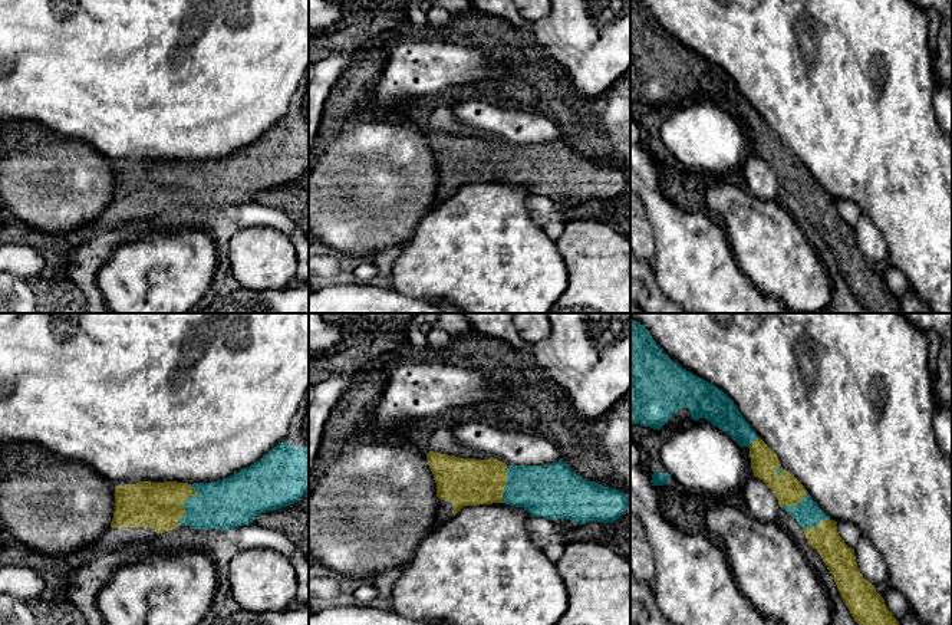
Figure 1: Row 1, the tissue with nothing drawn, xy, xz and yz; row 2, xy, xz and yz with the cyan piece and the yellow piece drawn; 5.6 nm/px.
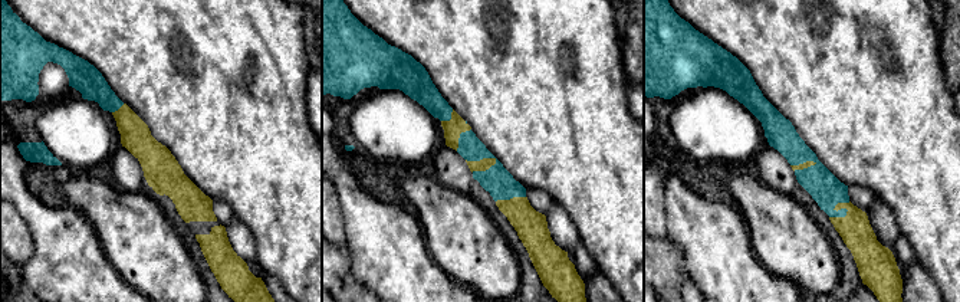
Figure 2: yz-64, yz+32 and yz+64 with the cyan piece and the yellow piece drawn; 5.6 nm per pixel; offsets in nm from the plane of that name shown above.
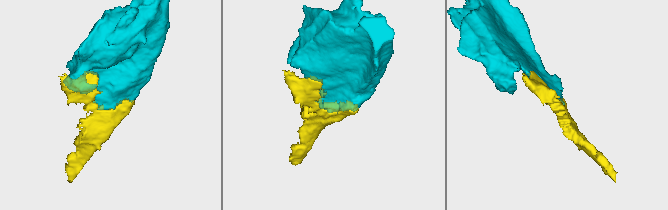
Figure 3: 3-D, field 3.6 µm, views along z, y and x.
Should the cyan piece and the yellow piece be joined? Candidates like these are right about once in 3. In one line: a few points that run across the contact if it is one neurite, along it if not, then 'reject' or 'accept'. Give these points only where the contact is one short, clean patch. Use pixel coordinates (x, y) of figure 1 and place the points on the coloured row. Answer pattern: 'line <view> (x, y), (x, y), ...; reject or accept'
accept

